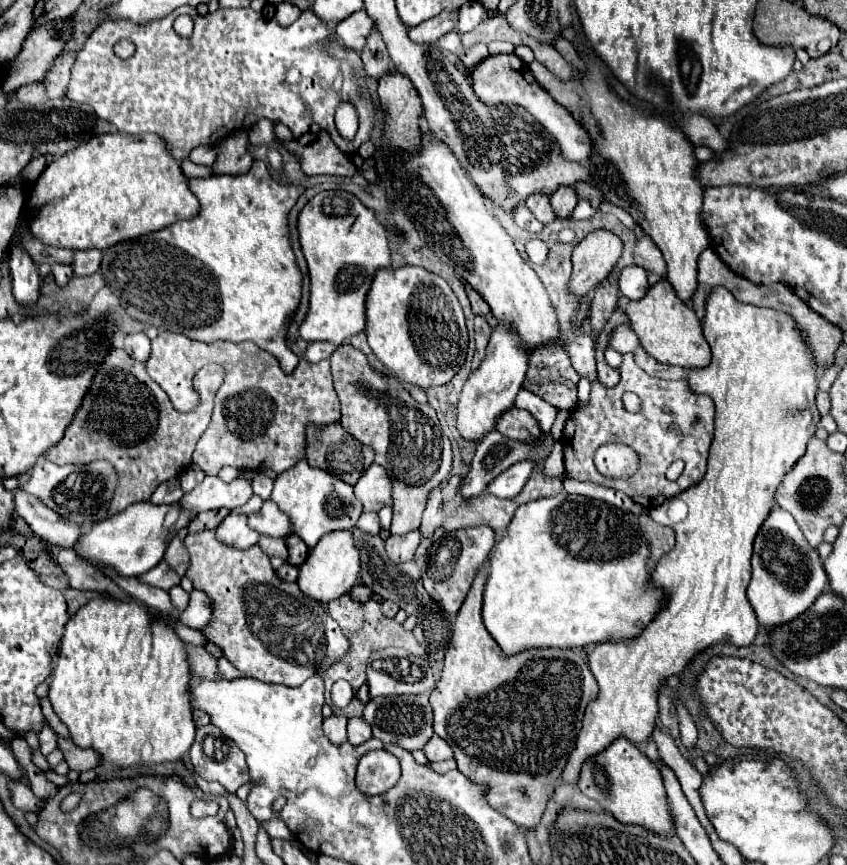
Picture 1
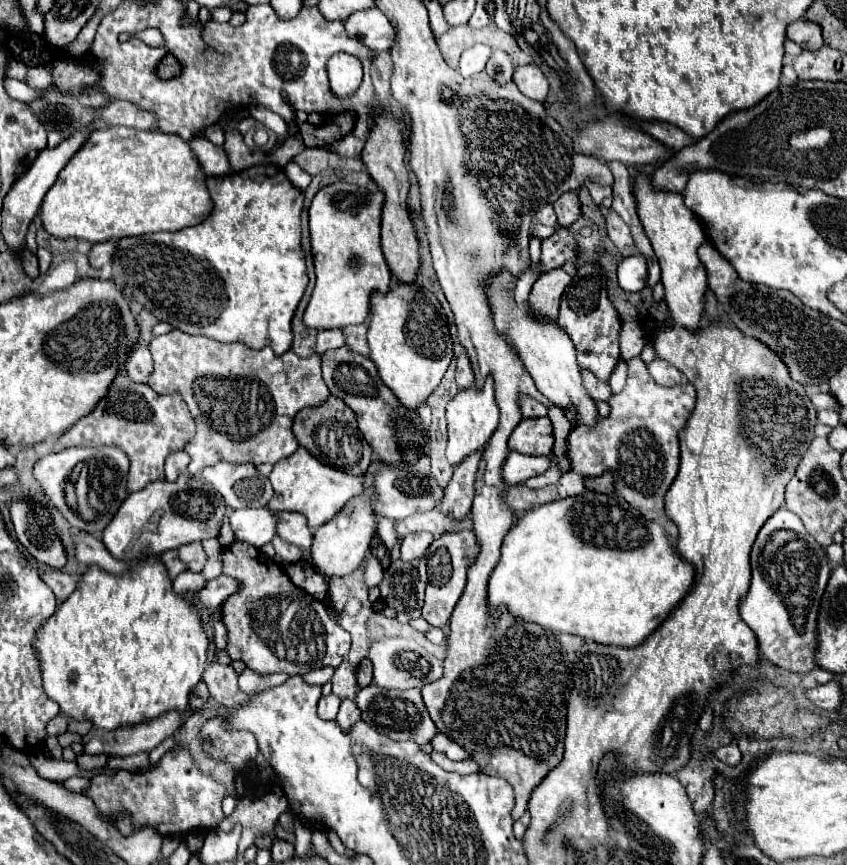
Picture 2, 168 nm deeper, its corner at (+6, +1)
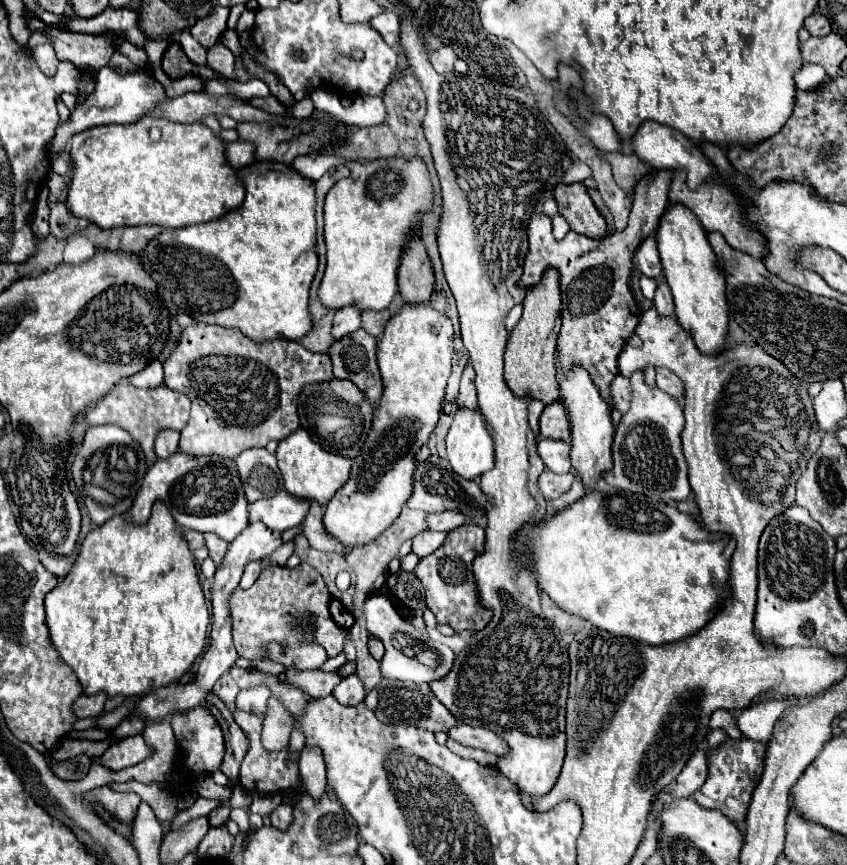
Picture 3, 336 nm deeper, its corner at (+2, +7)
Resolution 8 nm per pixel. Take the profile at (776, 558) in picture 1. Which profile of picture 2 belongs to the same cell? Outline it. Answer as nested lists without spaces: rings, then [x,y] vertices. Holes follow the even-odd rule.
[[[780,508],[760,528],[752,546],[750,564],[752,584],[740,600],[742,620],[756,634],[764,658],[792,672],[810,672],[814,668],[814,662],[810,662],[810,650],[814,650],[814,622],[830,576],[824,548],[806,532],[796,514]]]

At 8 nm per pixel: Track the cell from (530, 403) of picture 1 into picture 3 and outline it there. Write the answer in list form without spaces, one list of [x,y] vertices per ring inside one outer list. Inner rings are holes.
[[[531,399],[530,404],[528,404],[528,424],[536,436],[540,436],[540,432],[538,432],[540,424],[538,422],[540,422],[540,414],[542,414],[544,407],[543,402],[537,399]]]

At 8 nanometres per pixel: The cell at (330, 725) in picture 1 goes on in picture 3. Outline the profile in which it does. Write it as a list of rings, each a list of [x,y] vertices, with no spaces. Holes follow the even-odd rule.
[[[294,667],[286,668],[286,677],[290,682],[294,682],[296,686],[300,686],[306,694],[310,694],[312,698],[326,698],[332,694],[334,686],[338,684],[340,674],[338,672],[320,672],[320,670],[298,671]]]

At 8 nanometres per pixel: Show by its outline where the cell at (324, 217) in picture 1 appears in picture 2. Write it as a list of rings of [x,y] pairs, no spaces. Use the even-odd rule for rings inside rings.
[[[336,182],[322,188],[308,210],[310,222],[310,242],[314,254],[314,268],[316,268],[316,286],[310,298],[310,304],[304,312],[304,324],[316,330],[332,330],[344,328],[352,324],[362,324],[368,316],[368,302],[374,290],[386,292],[390,282],[390,270],[384,260],[380,248],[380,214],[382,214],[384,194],[382,190],[370,182],[368,188],[358,188],[346,182]]]

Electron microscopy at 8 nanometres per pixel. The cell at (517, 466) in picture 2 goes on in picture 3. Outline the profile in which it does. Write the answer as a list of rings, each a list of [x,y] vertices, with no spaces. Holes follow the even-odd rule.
[[[540,438],[538,440],[538,454],[542,456],[544,464],[552,472],[570,472],[570,442],[566,440],[550,440],[550,438]]]

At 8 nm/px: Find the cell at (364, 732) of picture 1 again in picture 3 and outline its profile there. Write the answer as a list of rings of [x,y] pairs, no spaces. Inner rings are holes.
[[[350,674],[346,678],[342,678],[342,682],[332,690],[334,698],[340,702],[340,704],[360,704],[366,696],[366,690],[362,686],[362,680],[358,674]]]

